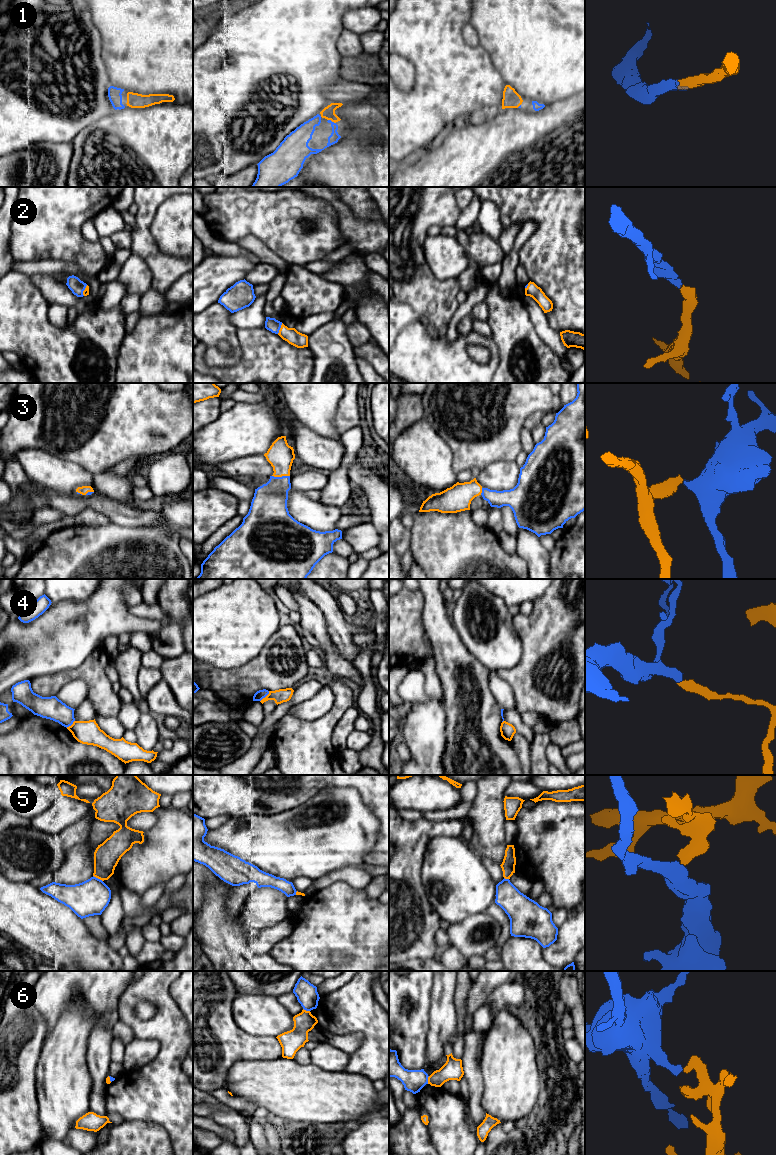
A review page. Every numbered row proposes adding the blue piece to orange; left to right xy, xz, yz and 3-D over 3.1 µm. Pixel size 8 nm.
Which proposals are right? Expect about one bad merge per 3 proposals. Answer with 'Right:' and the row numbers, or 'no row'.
Right: 1, 2, 3

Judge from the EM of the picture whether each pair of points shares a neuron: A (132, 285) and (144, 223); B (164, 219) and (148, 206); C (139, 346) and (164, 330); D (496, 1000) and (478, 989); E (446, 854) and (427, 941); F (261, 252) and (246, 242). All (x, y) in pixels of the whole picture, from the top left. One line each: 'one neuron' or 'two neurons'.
A: two neurons
B: two neurons
C: one neuron
D: two neurons
E: two neurons
F: one neuron

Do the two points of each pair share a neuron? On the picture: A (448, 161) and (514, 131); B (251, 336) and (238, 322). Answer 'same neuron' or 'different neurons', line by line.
A: same neuron
B: different neurons

